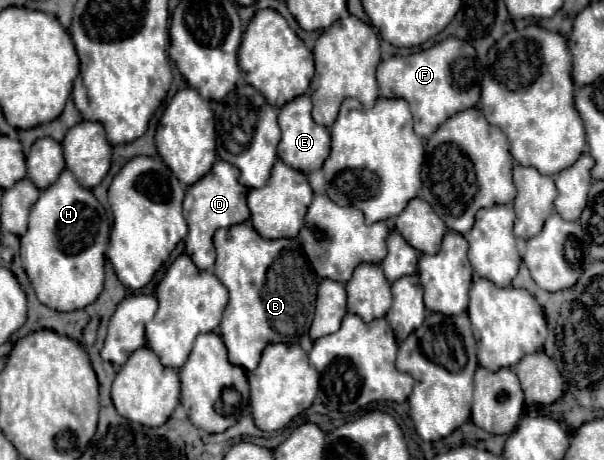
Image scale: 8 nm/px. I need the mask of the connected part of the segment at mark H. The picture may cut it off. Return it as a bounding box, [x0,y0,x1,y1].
[20,170,110,312]

